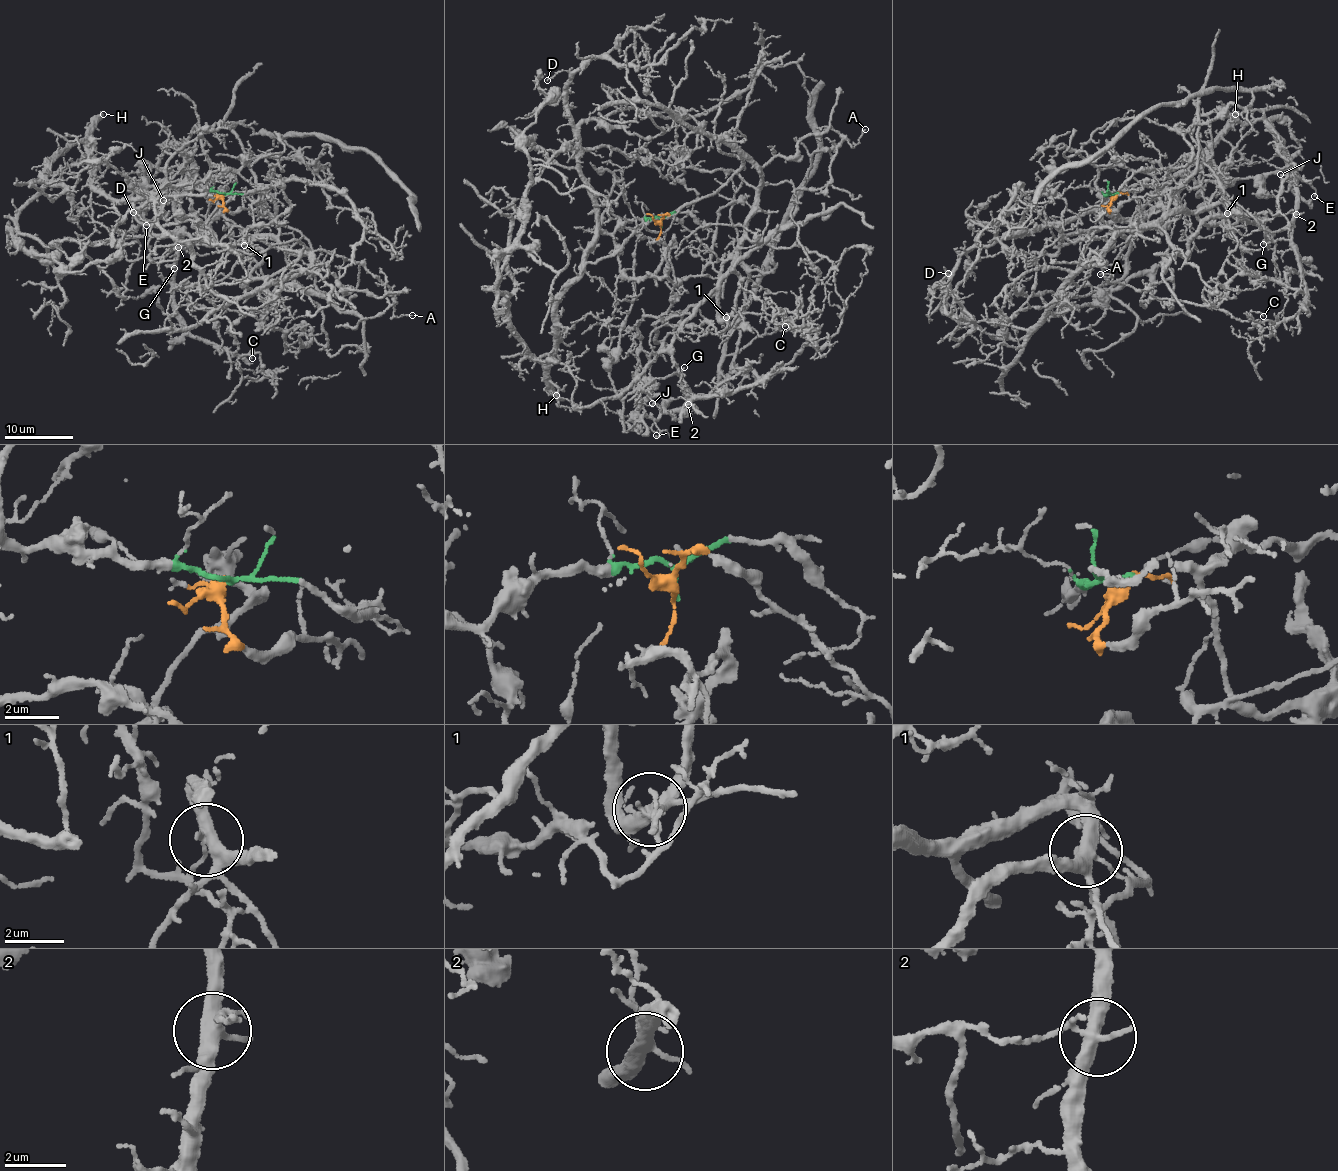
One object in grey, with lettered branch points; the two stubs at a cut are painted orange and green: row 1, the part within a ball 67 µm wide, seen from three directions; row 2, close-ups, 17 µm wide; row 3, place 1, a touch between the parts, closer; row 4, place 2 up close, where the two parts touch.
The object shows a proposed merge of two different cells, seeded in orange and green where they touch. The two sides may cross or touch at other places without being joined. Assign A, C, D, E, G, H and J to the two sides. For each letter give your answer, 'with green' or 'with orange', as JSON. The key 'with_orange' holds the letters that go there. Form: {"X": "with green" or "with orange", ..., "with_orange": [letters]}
{"A": "with orange", "C": "with orange", "D": "with green", "E": "with green", "G": "with green", "H": "with green", "J": "with green", "with_orange": ["A", "C"]}

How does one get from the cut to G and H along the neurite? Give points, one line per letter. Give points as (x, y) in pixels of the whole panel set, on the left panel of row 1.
G: (222, 194), (169, 184), (183, 153), (183, 183), (145, 177), (200, 130), (174, 142), (175, 268)
H: (222, 194), (161, 185), (123, 202), (97, 191), (91, 182), (89, 169), (92, 164), (87, 137), (103, 114)

